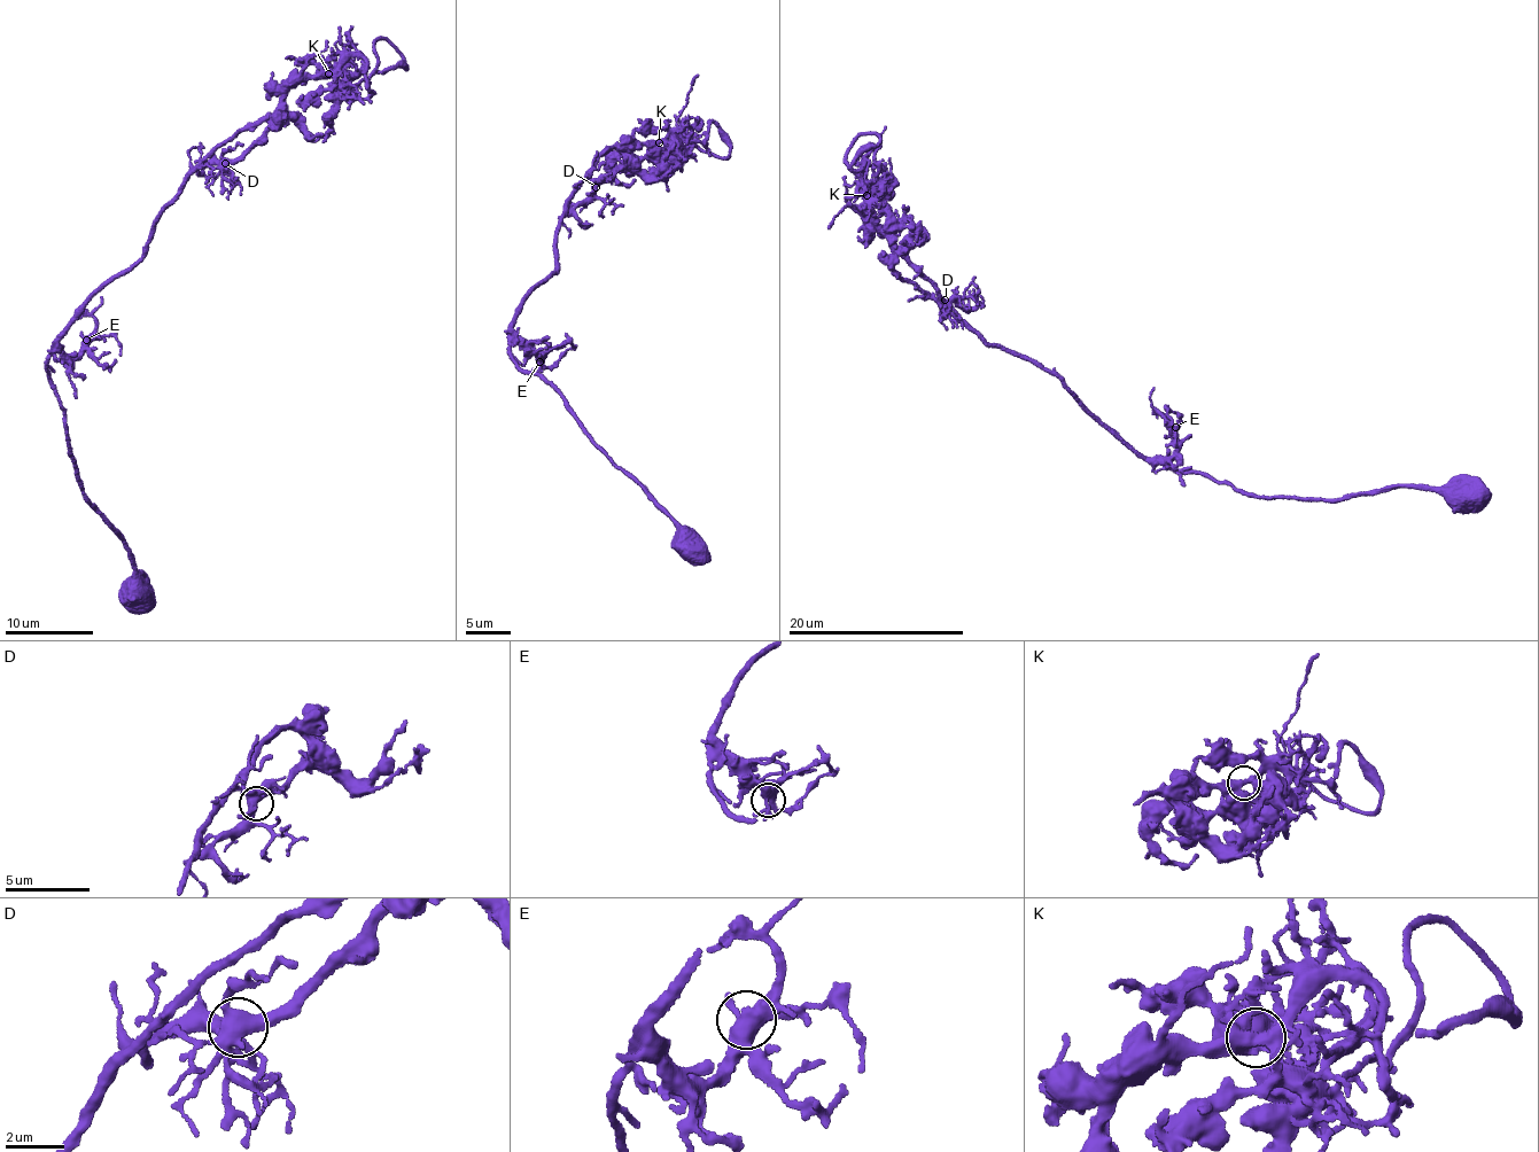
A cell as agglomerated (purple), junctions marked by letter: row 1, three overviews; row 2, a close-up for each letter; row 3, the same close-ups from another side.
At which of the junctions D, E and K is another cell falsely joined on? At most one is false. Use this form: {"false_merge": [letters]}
{"false_merge": []}

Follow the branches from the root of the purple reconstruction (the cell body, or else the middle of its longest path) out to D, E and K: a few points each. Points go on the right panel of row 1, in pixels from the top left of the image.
D: (1469, 493), (1406, 484), (1328, 500), (1260, 496), (1144, 460), (1083, 411), (1058, 375), (940, 312), (945, 300)
E: (1469, 493), (1406, 484), (1328, 500), (1260, 496), (1197, 473), (1170, 469), (1164, 462), (1176, 450), (1175, 427)
K: (1469, 493), (1406, 484), (1328, 500), (1260, 496), (1144, 460), (1058, 375), (985, 343), (895, 272), (868, 195)

